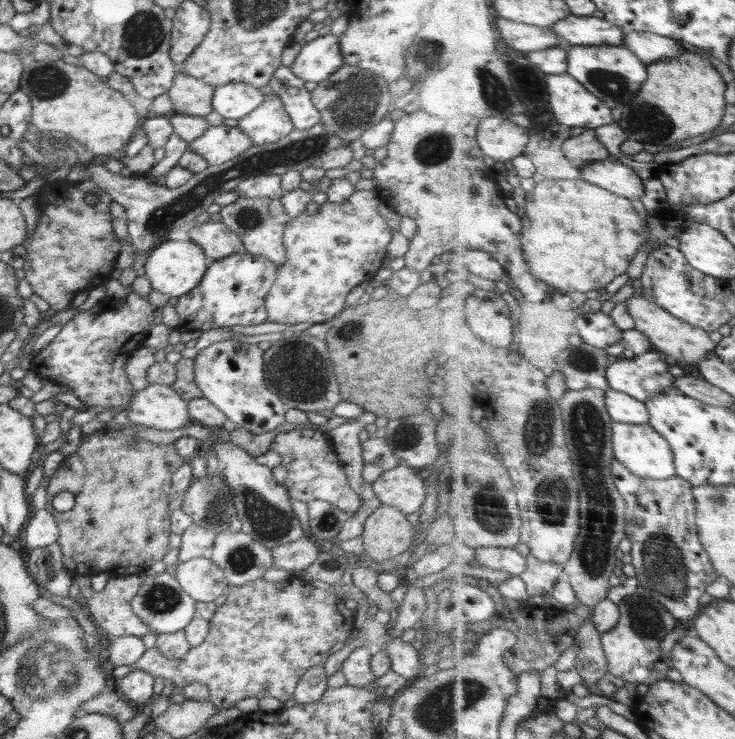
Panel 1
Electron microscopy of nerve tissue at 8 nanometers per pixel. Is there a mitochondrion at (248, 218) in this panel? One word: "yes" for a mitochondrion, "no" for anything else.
yes

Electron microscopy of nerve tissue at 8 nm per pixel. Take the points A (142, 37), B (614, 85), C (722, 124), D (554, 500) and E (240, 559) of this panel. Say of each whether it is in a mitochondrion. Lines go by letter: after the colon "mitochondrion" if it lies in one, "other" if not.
A: mitochondrion
B: mitochondrion
C: other
D: mitochondrion
E: mitochondrion

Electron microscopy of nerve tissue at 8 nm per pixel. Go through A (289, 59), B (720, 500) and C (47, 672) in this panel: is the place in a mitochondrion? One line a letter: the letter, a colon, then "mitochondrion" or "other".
A: other
B: mitochondrion
C: mitochondrion

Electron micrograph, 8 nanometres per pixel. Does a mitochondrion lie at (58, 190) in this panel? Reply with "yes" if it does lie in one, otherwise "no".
no

